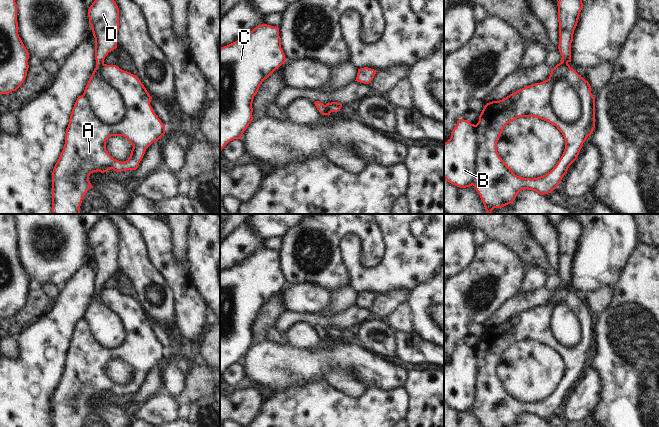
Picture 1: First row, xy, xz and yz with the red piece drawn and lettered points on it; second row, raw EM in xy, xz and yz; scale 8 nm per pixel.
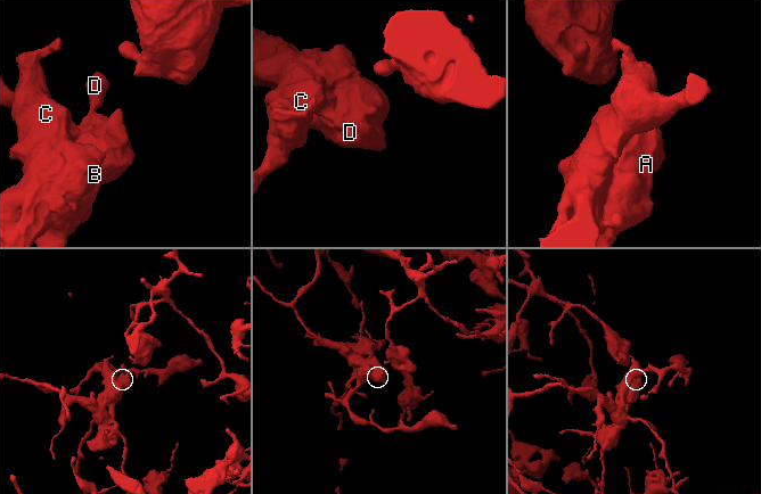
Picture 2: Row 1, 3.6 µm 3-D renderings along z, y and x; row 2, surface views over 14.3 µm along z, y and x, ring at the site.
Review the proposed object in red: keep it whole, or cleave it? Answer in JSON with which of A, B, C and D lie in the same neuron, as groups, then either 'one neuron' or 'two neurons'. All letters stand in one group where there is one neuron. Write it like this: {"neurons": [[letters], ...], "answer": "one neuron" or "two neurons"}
{"neurons": [["A"], ["B", "C", "D"]], "answer": "two neurons"}

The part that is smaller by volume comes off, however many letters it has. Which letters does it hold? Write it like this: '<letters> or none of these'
A

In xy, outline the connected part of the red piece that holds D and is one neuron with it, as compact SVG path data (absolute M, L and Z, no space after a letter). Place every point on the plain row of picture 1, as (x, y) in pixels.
M103 216L89 231L88 241L95 262L96 292L85 311L83 319L87 321L92 337L97 343L106 349L114 349L123 343L125 329L121 320L98 300L98 293L104 287L104 283L108 277L117 272L119 232L112 221Z

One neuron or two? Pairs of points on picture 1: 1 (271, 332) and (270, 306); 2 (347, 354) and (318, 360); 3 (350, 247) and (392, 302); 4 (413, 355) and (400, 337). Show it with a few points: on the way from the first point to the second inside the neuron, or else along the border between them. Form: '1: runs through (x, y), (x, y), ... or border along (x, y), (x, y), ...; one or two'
1: border along (273, 325), (266, 330), (264, 335); two
2: runs through (340, 357), (325, 359); one
3: border along (408, 289), (393, 288), (377, 295); two
4: runs through (410, 351), (403, 341); one

